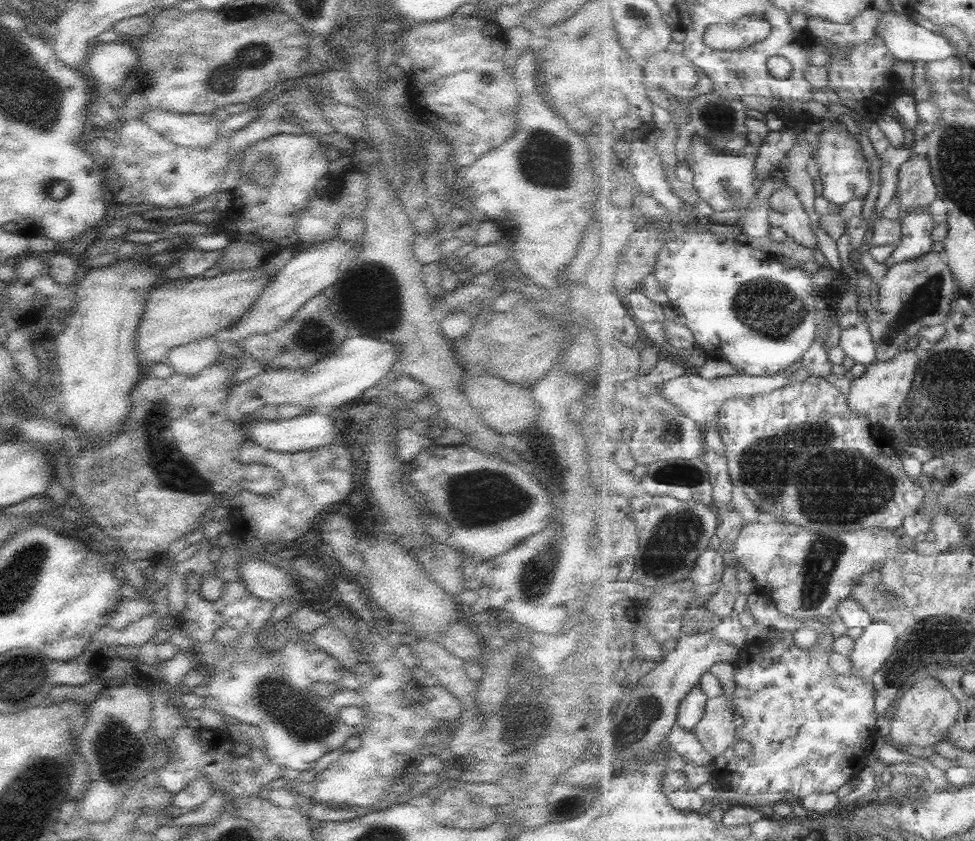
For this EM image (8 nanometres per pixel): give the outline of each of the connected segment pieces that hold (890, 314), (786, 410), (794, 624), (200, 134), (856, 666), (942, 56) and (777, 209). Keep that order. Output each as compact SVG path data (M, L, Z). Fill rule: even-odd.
M937 247L925 257L891 267L879 286L879 320L869 320L871 336L875 343L876 362L895 358L901 348L906 348L909 338L919 338L925 327L945 325L952 313L955 282L946 263L942 249Z
M813 374L804 381L789 383L768 393L742 396L739 397L739 400L730 398L719 410L718 425L726 446L728 469L734 484L747 490L748 497L764 512L779 515L780 518L787 519L787 523L792 523L795 526L804 526L807 530L812 530L813 532L861 530L862 528L873 527L895 529L902 526L909 517L917 514L923 504L923 500L925 500L925 490L918 483L913 482L903 470L901 452L894 449L892 445L894 436L882 424L874 423L865 414L859 414L859 412L851 410L848 406L848 396L841 393L834 384L831 384L829 380L825 380L823 377L816 377ZM737 406L743 412L751 412L753 408L757 408L757 414L737 414Z
M759 591L748 595L746 607L754 617L756 624L762 624L775 632L795 632L805 623L783 614L771 599Z
M151 109L140 114L142 121L168 138L174 145L195 148L211 146L220 133L219 120L214 113L185 114L163 109Z
M871 618L871 624L867 628L863 628L861 634L858 638L856 638L853 642L853 652L851 653L850 659L853 665L851 676L857 678L863 678L869 682L872 682L873 675L891 658L892 654L897 654L896 644L897 641L901 640L901 636L903 634L907 634L907 632L915 631L917 628L917 624L919 622L915 622L913 626L905 626L905 624L893 624L891 626L889 622L873 622L873 618Z
M895 11L884 12L882 16L882 24L877 29L877 37L881 37L885 44L893 51L893 54L899 61L909 61L913 64L931 63L935 61L943 61L951 56L957 56L955 46L942 35L923 28L915 23L909 17L909 11L905 13L897 13Z
M788 185L776 190L769 198L770 223L773 227L781 227L789 238L797 243L818 251L819 242L811 226L811 218L805 212L797 192Z

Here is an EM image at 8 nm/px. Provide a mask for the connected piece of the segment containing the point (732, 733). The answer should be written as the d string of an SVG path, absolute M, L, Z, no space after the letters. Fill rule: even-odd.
M727 696L710 698L705 714L692 730L697 736L709 760L721 756L736 741L735 711L729 705Z

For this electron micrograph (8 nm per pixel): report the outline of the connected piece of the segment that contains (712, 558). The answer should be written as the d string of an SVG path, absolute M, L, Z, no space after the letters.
M722 548L720 550L707 550L703 552L690 572L692 584L719 583L727 567L728 555Z

